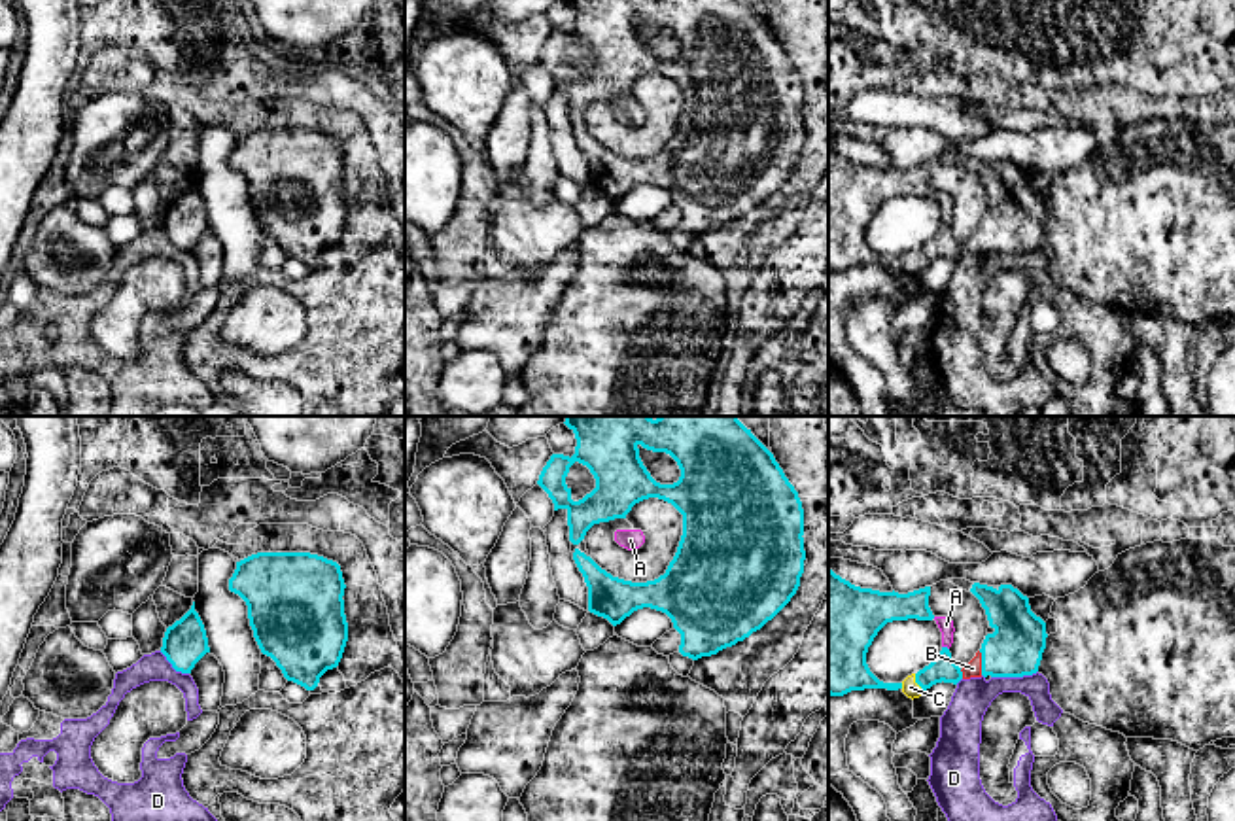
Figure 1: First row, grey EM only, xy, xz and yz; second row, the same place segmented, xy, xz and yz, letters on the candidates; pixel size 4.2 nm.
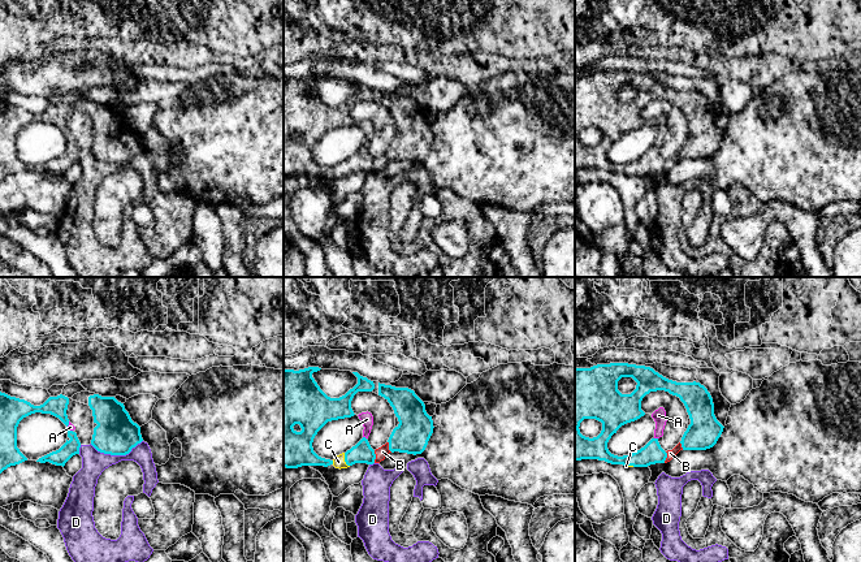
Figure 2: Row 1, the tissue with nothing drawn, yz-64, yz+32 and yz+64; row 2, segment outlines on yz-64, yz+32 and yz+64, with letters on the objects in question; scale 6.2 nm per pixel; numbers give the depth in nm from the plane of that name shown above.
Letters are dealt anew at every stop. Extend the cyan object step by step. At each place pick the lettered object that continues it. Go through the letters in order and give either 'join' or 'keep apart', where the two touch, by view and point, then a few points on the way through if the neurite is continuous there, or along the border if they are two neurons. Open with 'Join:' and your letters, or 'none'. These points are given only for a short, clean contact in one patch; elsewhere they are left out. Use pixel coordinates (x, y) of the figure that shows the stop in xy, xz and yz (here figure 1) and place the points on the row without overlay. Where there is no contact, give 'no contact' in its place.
Join: A, B, C
A: join; meets cyan in yz at (946, 224); runs through yz (942, 244), (946, 224), (946, 201)
B: join; meets cyan in yz at (982, 239); runs through yz (1014, 226), (982, 239), (973, 244)
C: join; meets cyan in yz at (918, 260); runs through yz (942, 244), (918, 260), (910, 263)
D: keep apart; meets cyan in yz at (1014, 252); border along yz (1037, 246), (1026, 252), (991, 254)

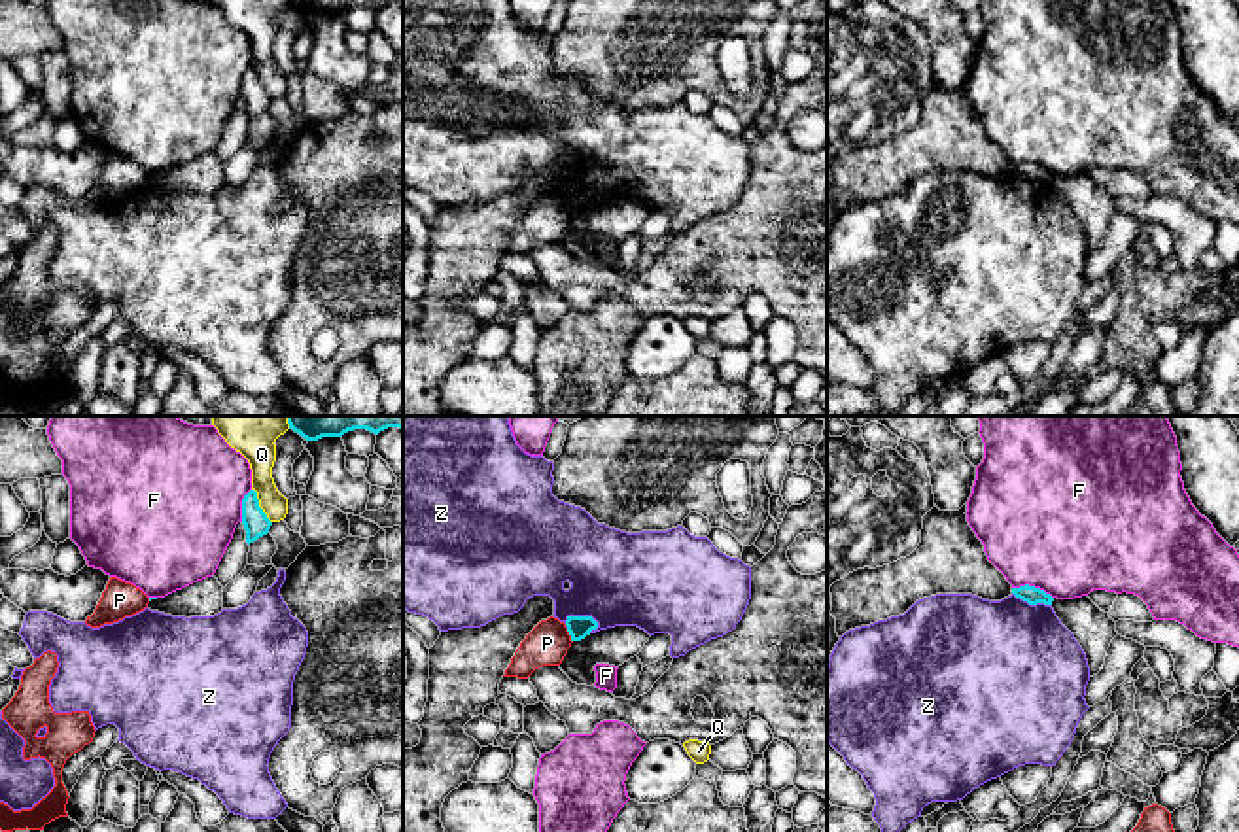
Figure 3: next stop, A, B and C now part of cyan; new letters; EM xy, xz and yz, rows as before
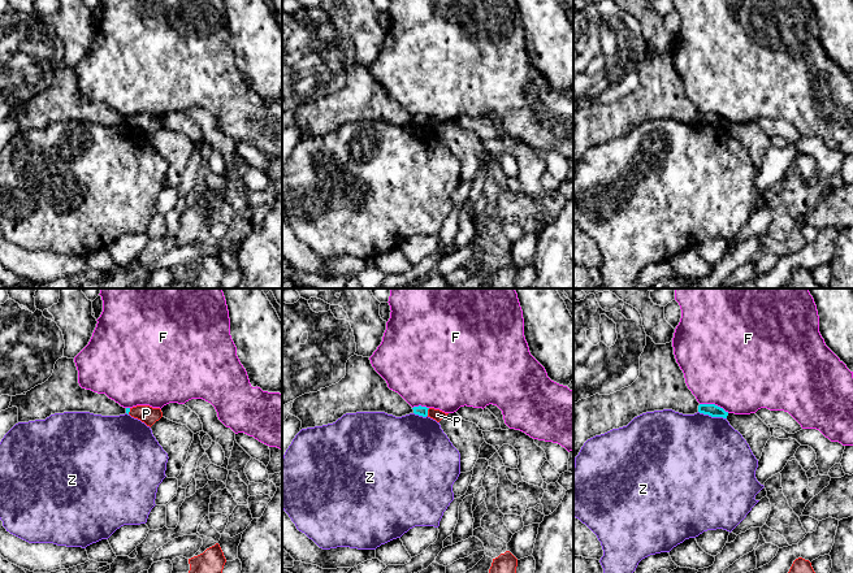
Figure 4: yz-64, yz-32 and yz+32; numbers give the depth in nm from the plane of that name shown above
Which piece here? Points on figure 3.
Join: none
F: keep apart; meets cyan in yz at (1033, 163)
P: keep apart; meets cyan in xz at (570, 210); border along xz (566, 205), (572, 218)
Q: keep apart; meets cyan in xy at (258, 82)
Z: keep apart; meets cyan in xz at (583, 193)

